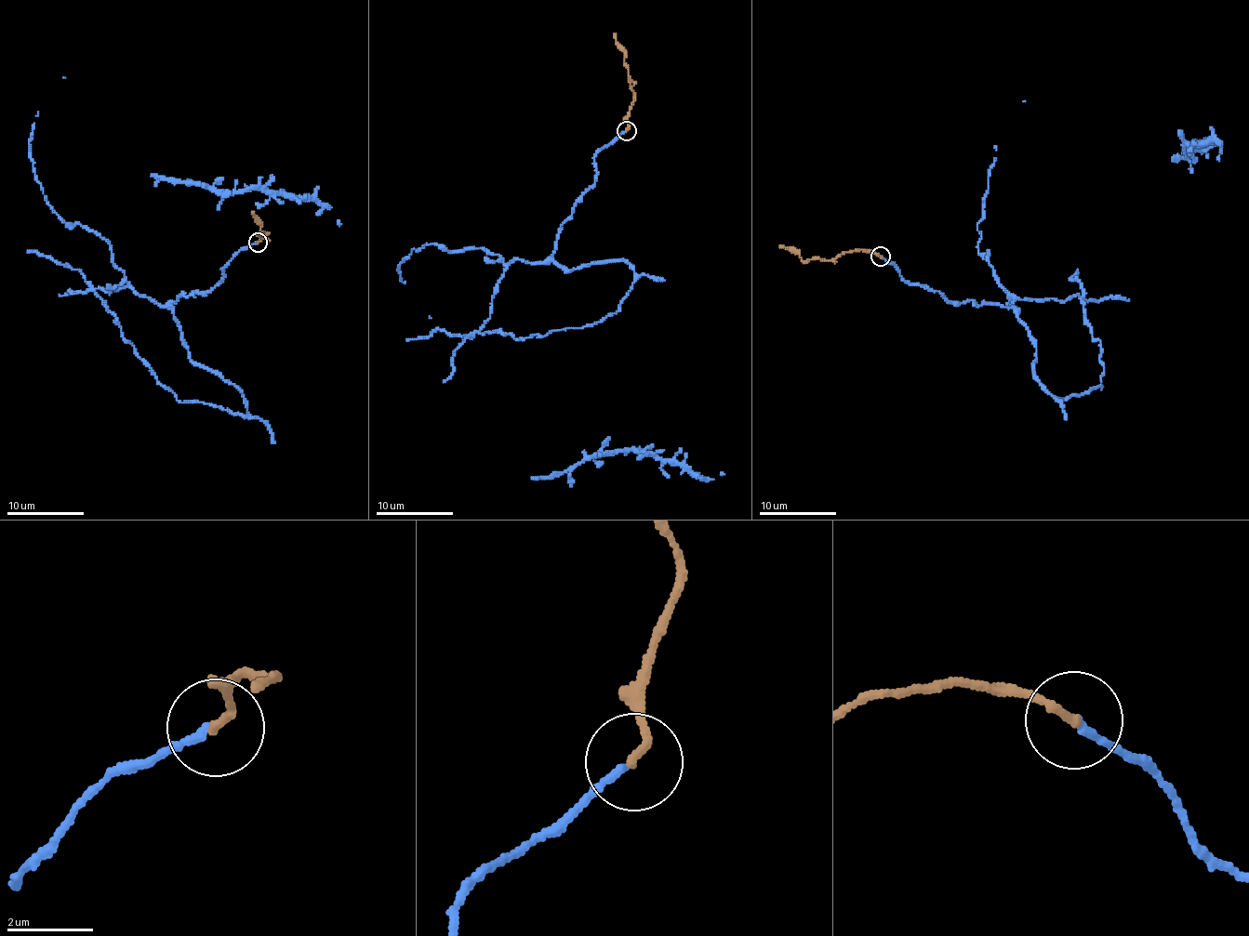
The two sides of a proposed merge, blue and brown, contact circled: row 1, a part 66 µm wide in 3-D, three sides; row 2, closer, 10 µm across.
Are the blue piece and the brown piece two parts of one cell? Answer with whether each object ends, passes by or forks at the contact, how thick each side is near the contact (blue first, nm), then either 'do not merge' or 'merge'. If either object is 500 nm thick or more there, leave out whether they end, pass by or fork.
blue ends there; brown ends there; 160 nm thick on the blue side, 190 nm on the other; merge

